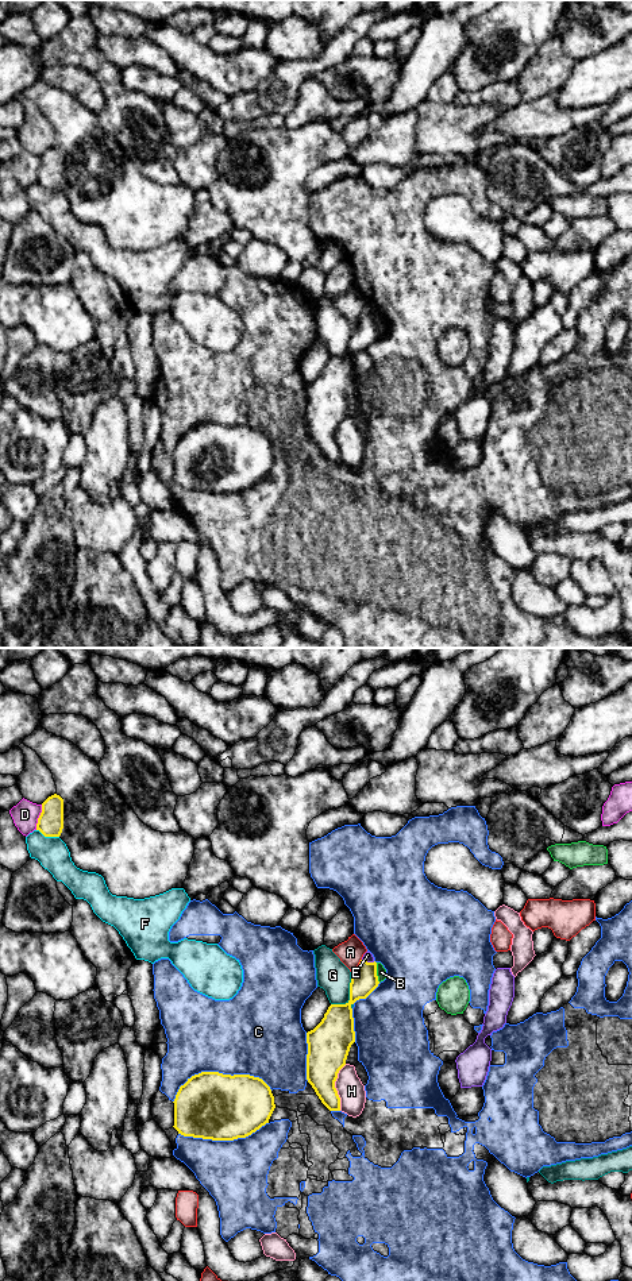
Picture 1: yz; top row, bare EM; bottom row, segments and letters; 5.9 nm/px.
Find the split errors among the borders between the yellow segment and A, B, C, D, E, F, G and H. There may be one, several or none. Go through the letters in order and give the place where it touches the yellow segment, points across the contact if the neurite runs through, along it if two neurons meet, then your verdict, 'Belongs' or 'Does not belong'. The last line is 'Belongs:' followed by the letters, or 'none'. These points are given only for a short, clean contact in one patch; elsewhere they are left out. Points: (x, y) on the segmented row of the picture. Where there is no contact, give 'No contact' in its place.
A: Touches yellow at yz (357, 968). Does not belong
B: Touches yellow at yz (376, 972). Boundary: yz (376, 963), (376, 975), (380, 982). Does not belong
C: Touches yellow at yz (218, 1072). Does not belong
D: Touches yellow at yz (39, 817). Does not belong
E: Touches yellow at yz (369, 963). Boundary: yz (362, 959), (374, 961). Does not belong
F: Touches yellow at yz (47, 836). Does not belong
G: Touches yellow at yz (350, 996). Does not belong
H: Touches yellow at yz (334, 1087). Does not belong
Belongs: none

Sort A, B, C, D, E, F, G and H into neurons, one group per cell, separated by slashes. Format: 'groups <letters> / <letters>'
groups A / B / C / D / E / F / G / H

